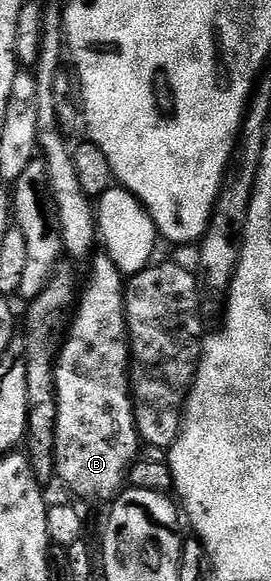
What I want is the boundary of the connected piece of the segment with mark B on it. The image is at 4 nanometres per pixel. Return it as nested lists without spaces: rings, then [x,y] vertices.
[[[106,252],[96,253],[90,266],[87,287],[82,287],[78,295],[71,325],[55,362],[55,472],[58,481],[63,481],[77,497],[107,504],[128,485],[131,467],[140,457],[141,439],[131,393],[125,276]]]

